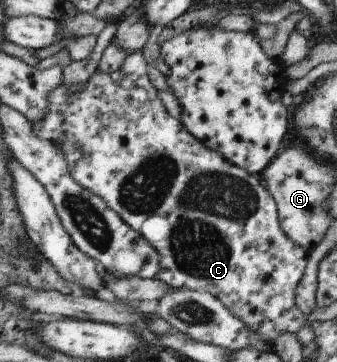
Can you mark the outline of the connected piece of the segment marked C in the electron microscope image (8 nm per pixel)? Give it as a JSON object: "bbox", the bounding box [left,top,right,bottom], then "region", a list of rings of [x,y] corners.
{"bbox":[31,51,308,343],"region":[[[142,51],[127,54],[120,68],[110,74],[100,74],[95,70],[87,80],[82,91],[70,93],[69,89],[58,85],[47,94],[47,109],[40,120],[31,124],[33,133],[39,139],[56,141],[61,146],[68,172],[84,190],[90,191],[100,197],[132,230],[140,236],[158,253],[159,269],[152,277],[163,282],[170,289],[187,288],[193,291],[206,291],[217,298],[222,306],[225,306],[232,316],[239,318],[251,333],[255,333],[266,343],[274,342],[275,338],[284,333],[299,332],[306,322],[303,315],[294,304],[294,289],[303,275],[308,251],[303,250],[295,242],[292,242],[281,230],[277,219],[277,208],[274,199],[262,185],[262,180],[257,175],[251,175],[239,169],[226,159],[223,159],[216,151],[206,148],[197,141],[178,119],[168,115],[158,98],[156,89],[152,86],[146,74],[147,65]]]}

